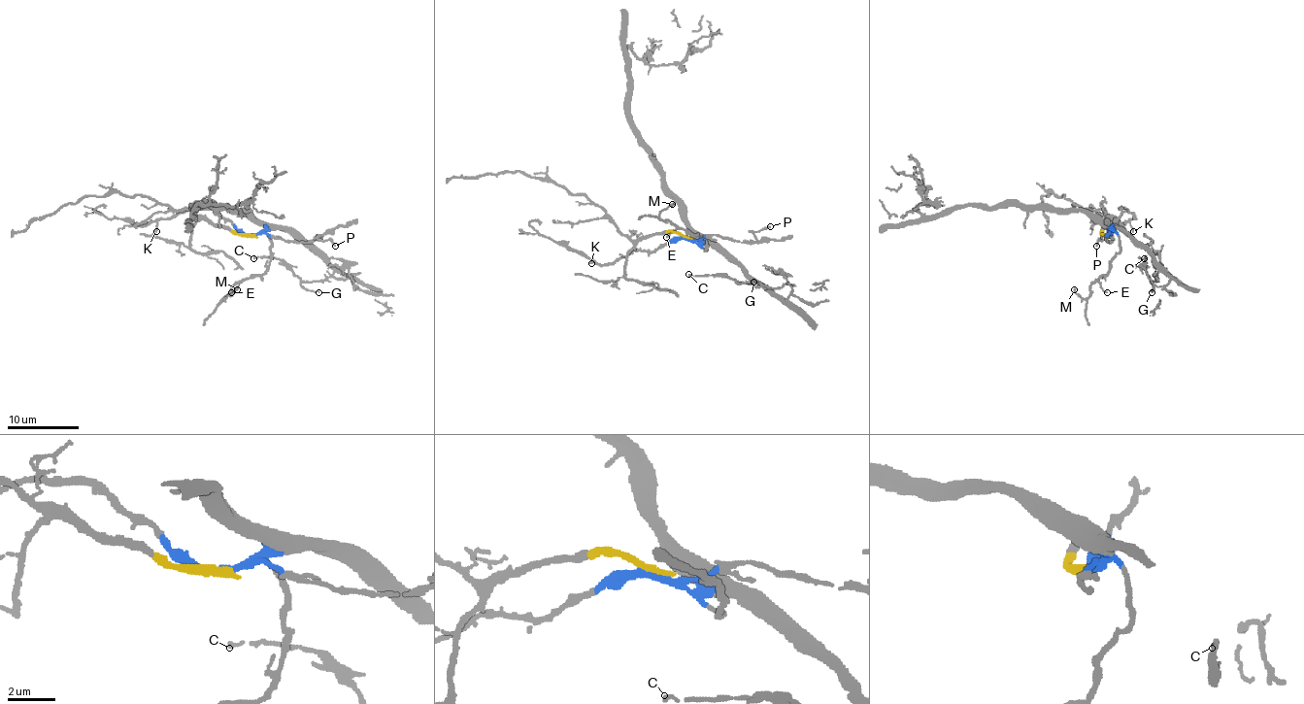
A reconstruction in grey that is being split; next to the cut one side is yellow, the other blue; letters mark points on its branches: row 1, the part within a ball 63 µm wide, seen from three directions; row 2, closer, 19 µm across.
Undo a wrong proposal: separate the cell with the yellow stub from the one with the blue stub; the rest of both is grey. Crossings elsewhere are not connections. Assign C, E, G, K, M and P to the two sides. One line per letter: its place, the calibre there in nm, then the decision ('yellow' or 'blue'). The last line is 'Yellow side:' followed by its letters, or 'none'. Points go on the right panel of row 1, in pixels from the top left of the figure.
C: (1144, 258) | 140 nm | blue
E: (1107, 292) | 110 nm | blue
G: (1152, 292) | 110 nm | blue
K: (1133, 231) | 100 nm | blue
M: (1074, 289) | 130 nm | blue
P: (1096, 246) | 130 nm | blue
Yellow side: none

